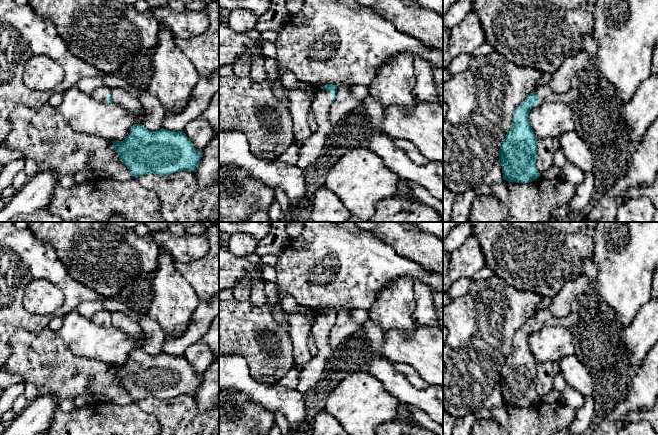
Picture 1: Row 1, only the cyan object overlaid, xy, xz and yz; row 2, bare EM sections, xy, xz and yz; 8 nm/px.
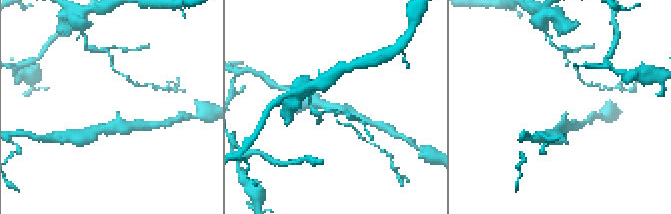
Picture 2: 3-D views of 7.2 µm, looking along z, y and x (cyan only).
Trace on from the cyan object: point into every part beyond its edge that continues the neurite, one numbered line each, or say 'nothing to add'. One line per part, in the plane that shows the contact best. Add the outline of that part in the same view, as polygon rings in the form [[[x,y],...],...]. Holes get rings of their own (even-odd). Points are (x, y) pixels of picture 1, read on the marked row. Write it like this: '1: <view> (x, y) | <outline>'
1: xz (310, 150) | [[[319,88],[315,99],[312,101],[318,130],[300,145],[298,161],[296,166],[306,170],[321,154],[325,139],[332,131],[329,121],[329,110],[333,103],[332,94],[326,89]]]

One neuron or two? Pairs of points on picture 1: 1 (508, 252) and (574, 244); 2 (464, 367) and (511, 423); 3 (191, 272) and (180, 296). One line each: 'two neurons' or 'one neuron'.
1: one neuron
2: two neurons
3: two neurons

